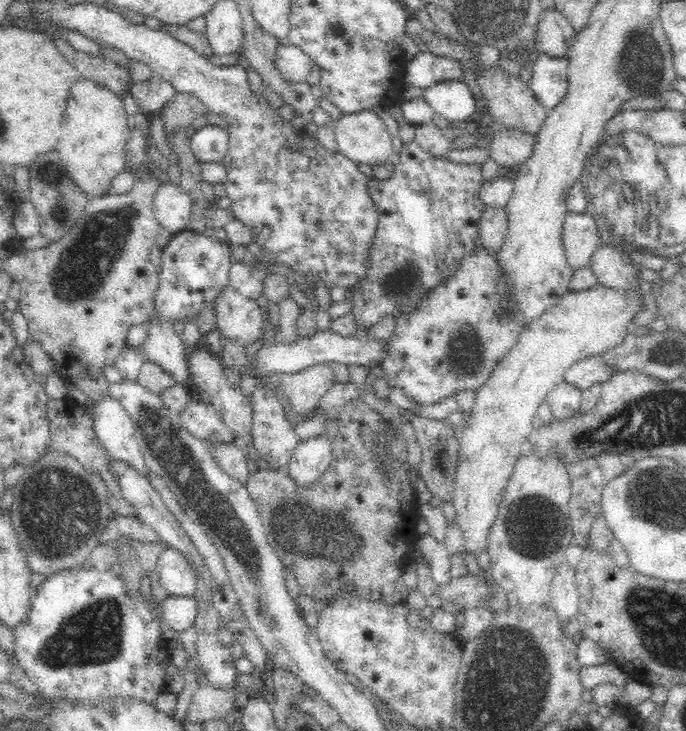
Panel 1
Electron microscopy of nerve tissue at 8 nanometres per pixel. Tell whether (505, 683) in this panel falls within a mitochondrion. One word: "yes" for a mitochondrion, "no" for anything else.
yes

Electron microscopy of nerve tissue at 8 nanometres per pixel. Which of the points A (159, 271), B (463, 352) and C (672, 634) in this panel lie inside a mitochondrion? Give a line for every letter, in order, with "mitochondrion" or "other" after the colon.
A: other
B: mitochondrion
C: mitochondrion

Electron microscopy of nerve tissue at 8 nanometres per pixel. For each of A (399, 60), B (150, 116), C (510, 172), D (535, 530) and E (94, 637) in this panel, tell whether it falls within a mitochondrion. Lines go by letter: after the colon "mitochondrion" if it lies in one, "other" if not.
A: other
B: other
C: other
D: mitochondrion
E: mitochondrion

